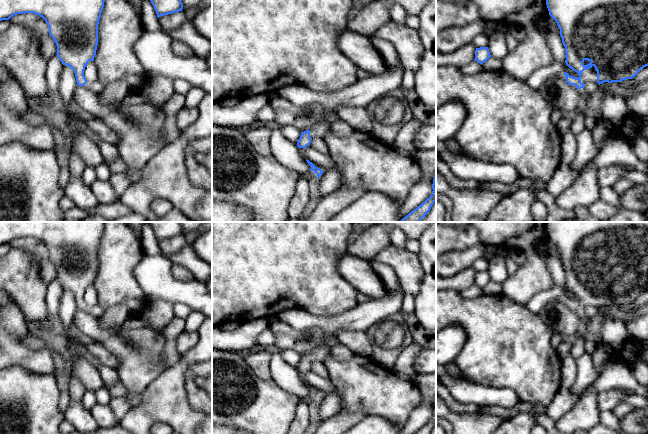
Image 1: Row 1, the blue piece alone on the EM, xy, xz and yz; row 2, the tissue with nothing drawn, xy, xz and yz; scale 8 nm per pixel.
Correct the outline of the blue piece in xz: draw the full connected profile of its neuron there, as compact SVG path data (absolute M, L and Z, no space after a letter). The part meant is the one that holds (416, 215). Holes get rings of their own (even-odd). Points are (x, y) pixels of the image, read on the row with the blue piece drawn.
M436 173L432 184L432 194L421 205L406 215L401 222L420 222L423 217L430 211L436 201Z

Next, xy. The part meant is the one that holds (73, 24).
M0 0L0 21L9 20L16 14L34 13L42 17L49 27L49 34L57 45L57 56L63 65L71 67L75 73L78 86L100 94L104 88L99 81L89 82L84 76L84 70L89 61L94 61L98 45L98 24L105 0Z

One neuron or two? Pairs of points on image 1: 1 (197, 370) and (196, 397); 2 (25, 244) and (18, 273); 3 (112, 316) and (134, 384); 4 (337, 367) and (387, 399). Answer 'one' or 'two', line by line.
1: one
2: two
3: two
4: one

